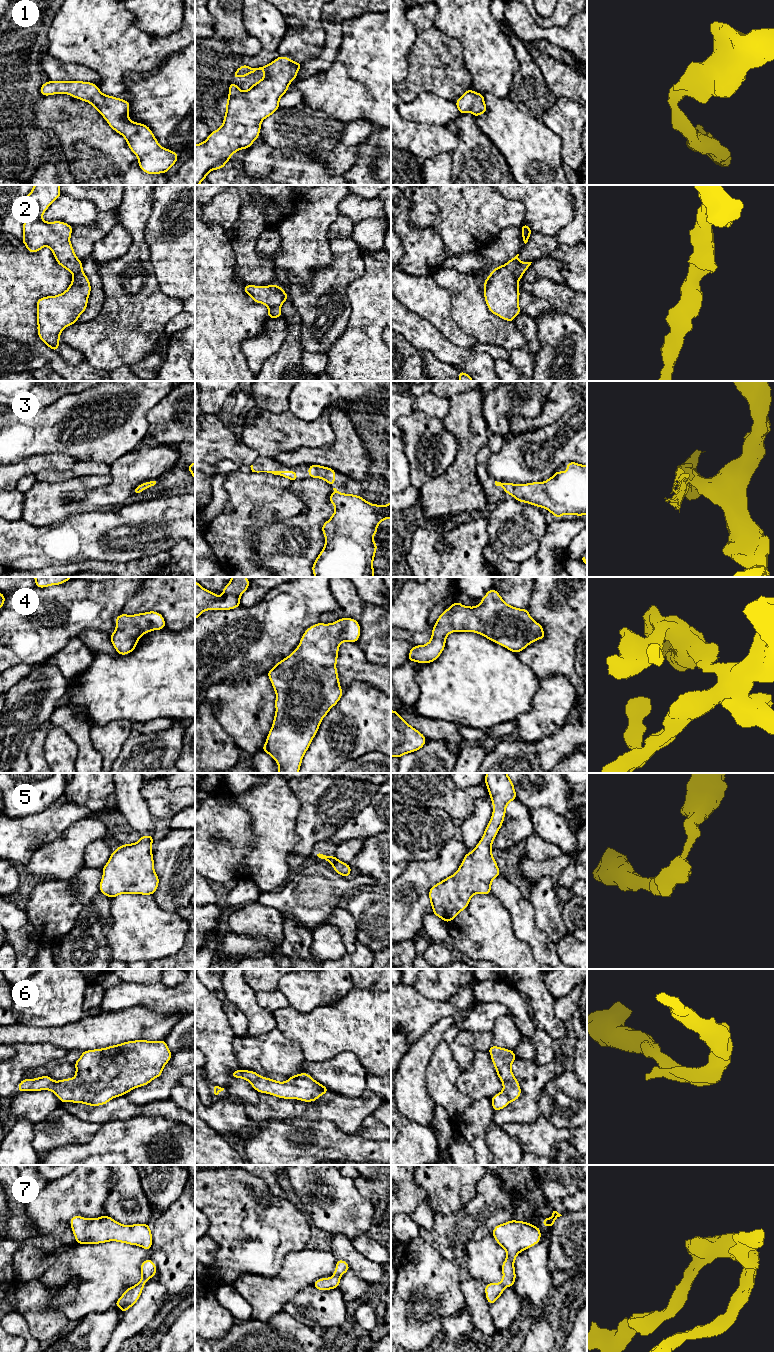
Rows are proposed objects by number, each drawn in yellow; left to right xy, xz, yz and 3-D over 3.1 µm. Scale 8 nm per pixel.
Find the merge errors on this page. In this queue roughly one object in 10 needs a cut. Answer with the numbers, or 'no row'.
3

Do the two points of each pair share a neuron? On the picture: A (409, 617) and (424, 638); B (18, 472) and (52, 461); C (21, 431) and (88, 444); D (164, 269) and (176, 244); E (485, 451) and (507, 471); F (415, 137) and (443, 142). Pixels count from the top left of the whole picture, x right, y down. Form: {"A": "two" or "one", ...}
{"A": "two", "B": "one", "C": "one", "D": "one", "E": "two", "F": "one"}

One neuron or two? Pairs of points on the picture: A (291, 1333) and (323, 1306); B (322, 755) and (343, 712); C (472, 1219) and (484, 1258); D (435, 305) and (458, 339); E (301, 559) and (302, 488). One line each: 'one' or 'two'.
A: two
B: one
C: two
D: one
E: one

